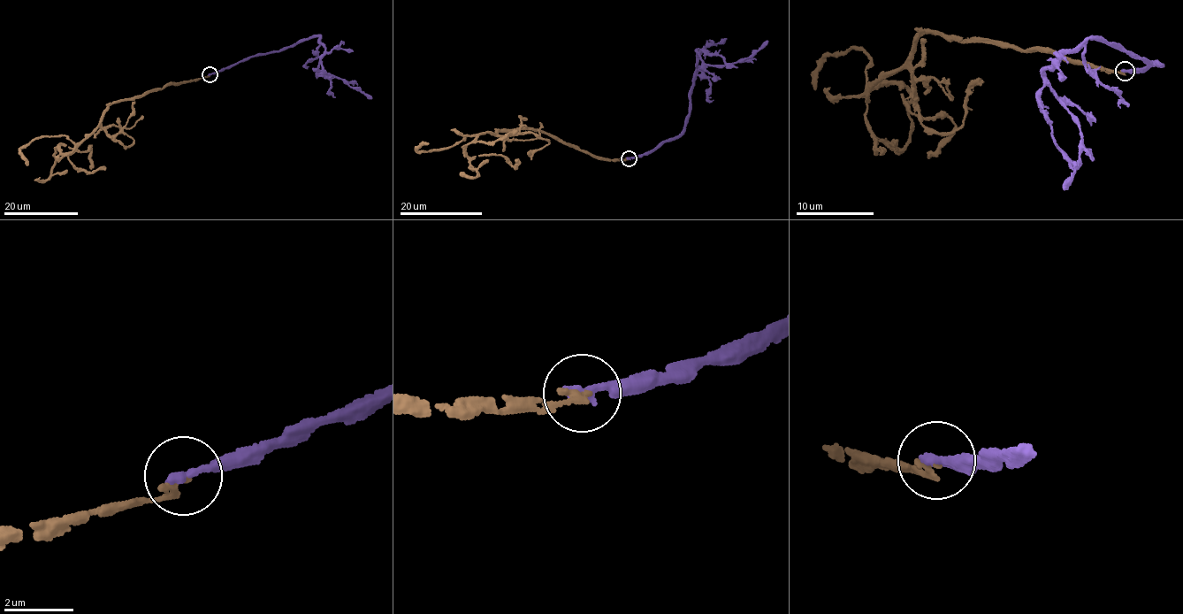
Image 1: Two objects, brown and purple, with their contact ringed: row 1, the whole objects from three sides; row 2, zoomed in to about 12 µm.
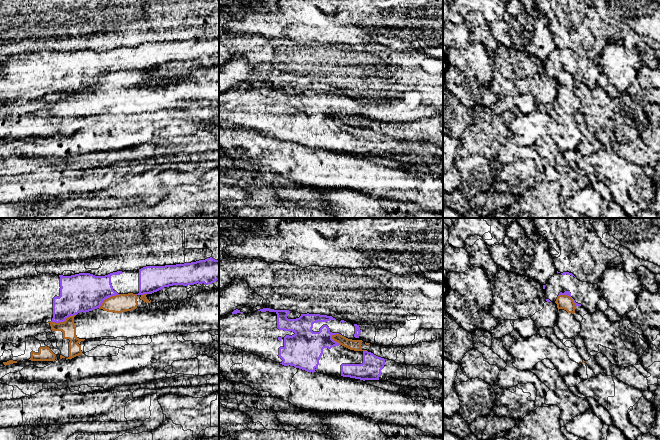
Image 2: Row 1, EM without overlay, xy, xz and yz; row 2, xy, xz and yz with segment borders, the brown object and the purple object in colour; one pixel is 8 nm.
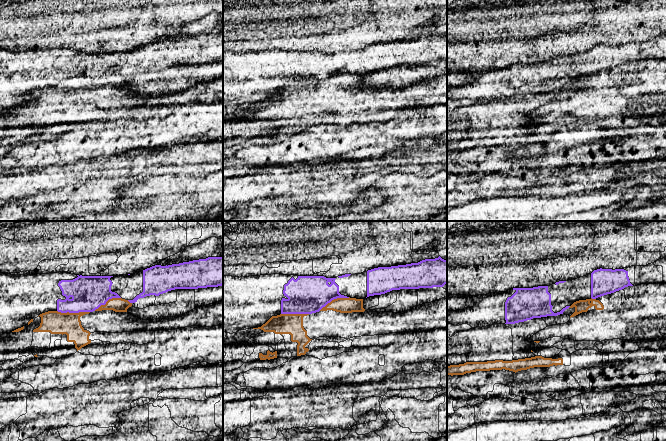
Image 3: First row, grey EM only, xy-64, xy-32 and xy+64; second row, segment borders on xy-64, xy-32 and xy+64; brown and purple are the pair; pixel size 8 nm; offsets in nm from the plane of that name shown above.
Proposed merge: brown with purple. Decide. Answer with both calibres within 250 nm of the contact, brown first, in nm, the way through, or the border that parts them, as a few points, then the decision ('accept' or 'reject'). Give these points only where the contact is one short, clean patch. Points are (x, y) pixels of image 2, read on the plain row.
110 nm thick on the brown side, 280 nm on the other; reject

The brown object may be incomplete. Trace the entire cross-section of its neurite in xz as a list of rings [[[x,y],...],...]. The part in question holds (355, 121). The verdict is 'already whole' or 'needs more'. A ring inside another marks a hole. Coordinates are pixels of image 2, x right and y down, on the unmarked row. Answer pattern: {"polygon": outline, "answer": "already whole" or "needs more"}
{"polygon": [[[335,110],[332,111],[332,115],[336,118],[338,118],[340,121],[354,127],[367,127],[363,126],[361,119],[363,118],[362,116],[352,116],[348,115],[340,110]]], "answer": "already whole"}

